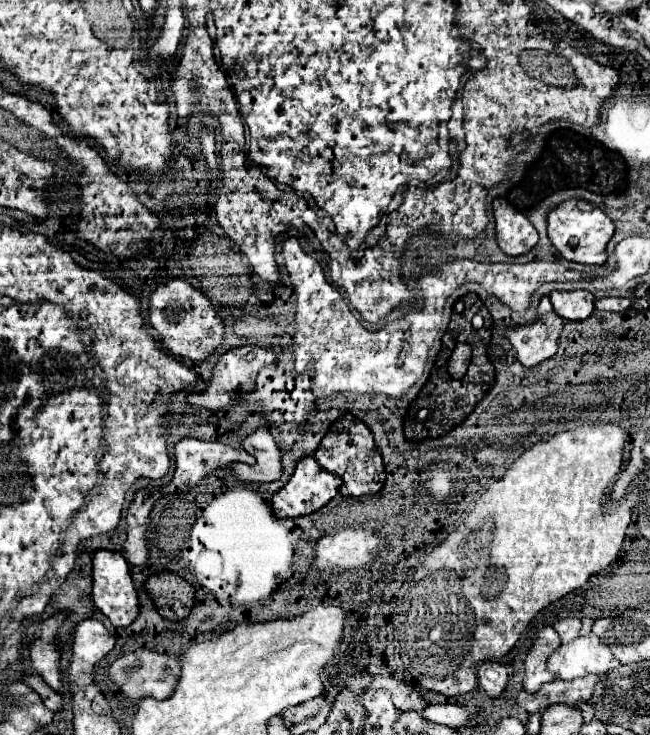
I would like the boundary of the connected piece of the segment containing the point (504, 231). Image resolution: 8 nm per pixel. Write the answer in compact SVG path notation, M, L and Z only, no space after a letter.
M503 197L493 199L493 215L495 235L501 251L505 251L507 255L521 255L535 247L539 239L535 227Z

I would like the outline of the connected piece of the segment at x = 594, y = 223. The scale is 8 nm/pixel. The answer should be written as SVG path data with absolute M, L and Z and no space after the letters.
M567 199L559 205L555 205L547 213L547 233L553 243L553 247L561 253L567 261L577 263L589 263L589 265L601 265L607 261L605 257L605 245L611 239L615 231L613 221L595 205L579 205L579 199Z

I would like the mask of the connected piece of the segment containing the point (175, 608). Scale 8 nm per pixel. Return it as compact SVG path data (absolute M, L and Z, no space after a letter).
M159 571L159 575L151 575L145 581L145 589L159 615L169 621L185 619L193 607L193 585L171 571Z

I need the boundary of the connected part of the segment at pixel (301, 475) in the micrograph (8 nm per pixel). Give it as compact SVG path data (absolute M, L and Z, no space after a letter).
M307 457L307 461L299 461L299 465L295 465L295 473L287 485L273 495L273 513L279 519L309 515L331 501L339 487L341 479L337 475L327 473L313 457Z

